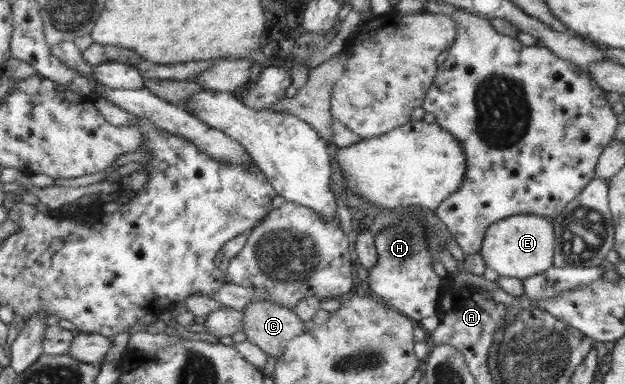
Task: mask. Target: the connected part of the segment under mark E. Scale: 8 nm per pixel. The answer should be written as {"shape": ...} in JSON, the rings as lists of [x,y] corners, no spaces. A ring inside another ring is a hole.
{"shape":[[[536,214],[511,215],[487,228],[480,253],[484,263],[499,277],[522,279],[541,274],[552,265],[553,247],[552,224],[545,217]]]}

